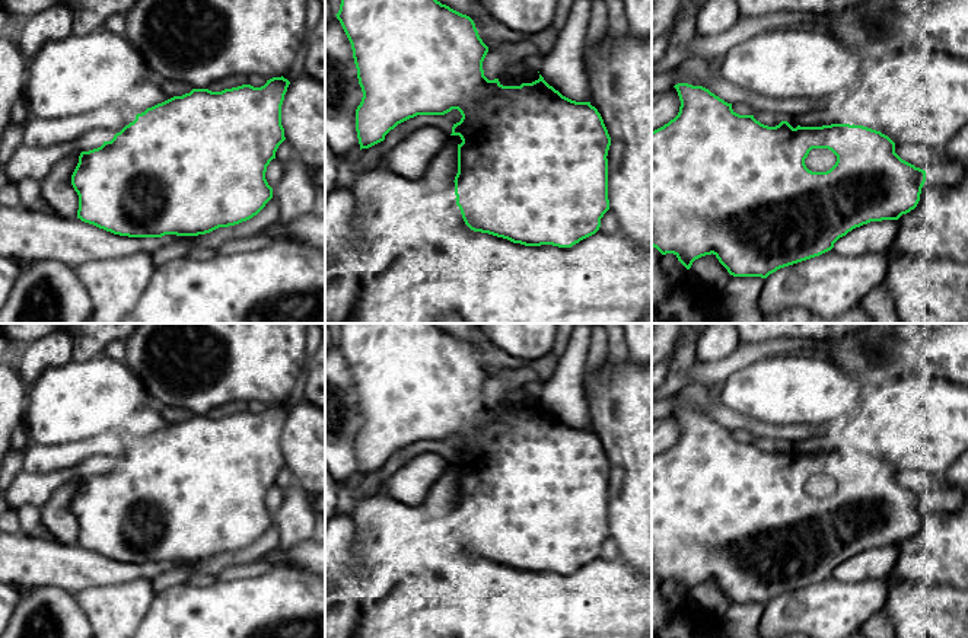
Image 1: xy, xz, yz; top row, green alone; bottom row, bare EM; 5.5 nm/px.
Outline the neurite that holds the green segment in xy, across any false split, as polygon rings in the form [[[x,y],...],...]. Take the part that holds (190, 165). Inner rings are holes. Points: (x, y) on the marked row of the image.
[[[281,76],[261,87],[242,84],[222,92],[192,89],[137,114],[111,141],[80,153],[71,175],[79,195],[77,218],[128,237],[198,236],[252,218],[273,198],[265,172],[286,140],[281,105],[289,84]]]

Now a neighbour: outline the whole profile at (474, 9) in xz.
[[[437,0],[437,1],[449,6],[450,9],[453,9],[462,15],[469,16],[475,23],[480,38],[488,47],[488,51],[501,48],[506,44],[504,41],[494,44],[494,45],[488,44],[490,25],[488,25],[487,19],[491,15],[485,10],[485,7],[483,6],[483,3],[480,0]]]

